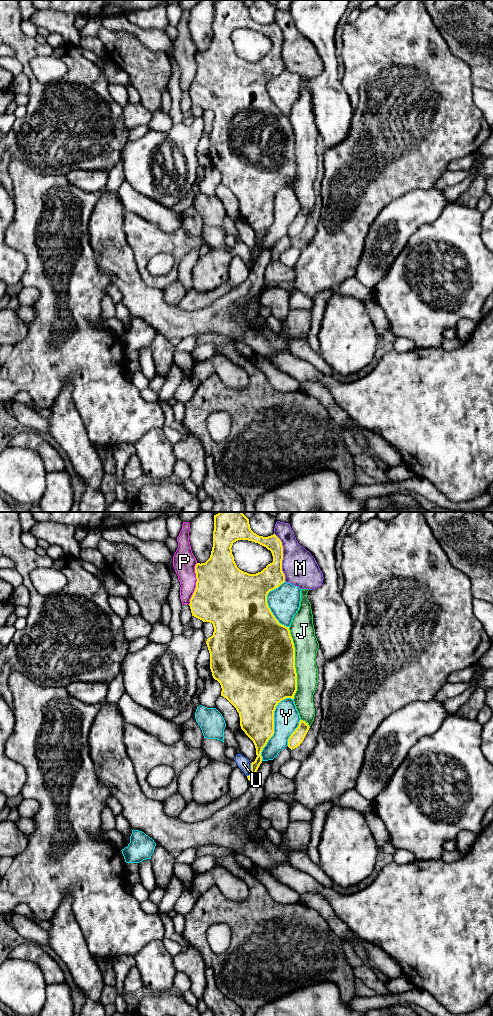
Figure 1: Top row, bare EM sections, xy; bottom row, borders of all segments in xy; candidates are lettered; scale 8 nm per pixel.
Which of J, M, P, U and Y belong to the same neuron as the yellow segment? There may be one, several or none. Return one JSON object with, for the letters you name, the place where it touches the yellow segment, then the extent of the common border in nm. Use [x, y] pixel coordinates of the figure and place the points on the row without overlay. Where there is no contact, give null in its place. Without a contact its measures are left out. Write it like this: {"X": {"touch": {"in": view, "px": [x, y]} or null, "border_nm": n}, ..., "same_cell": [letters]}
{"same_cell": []}

